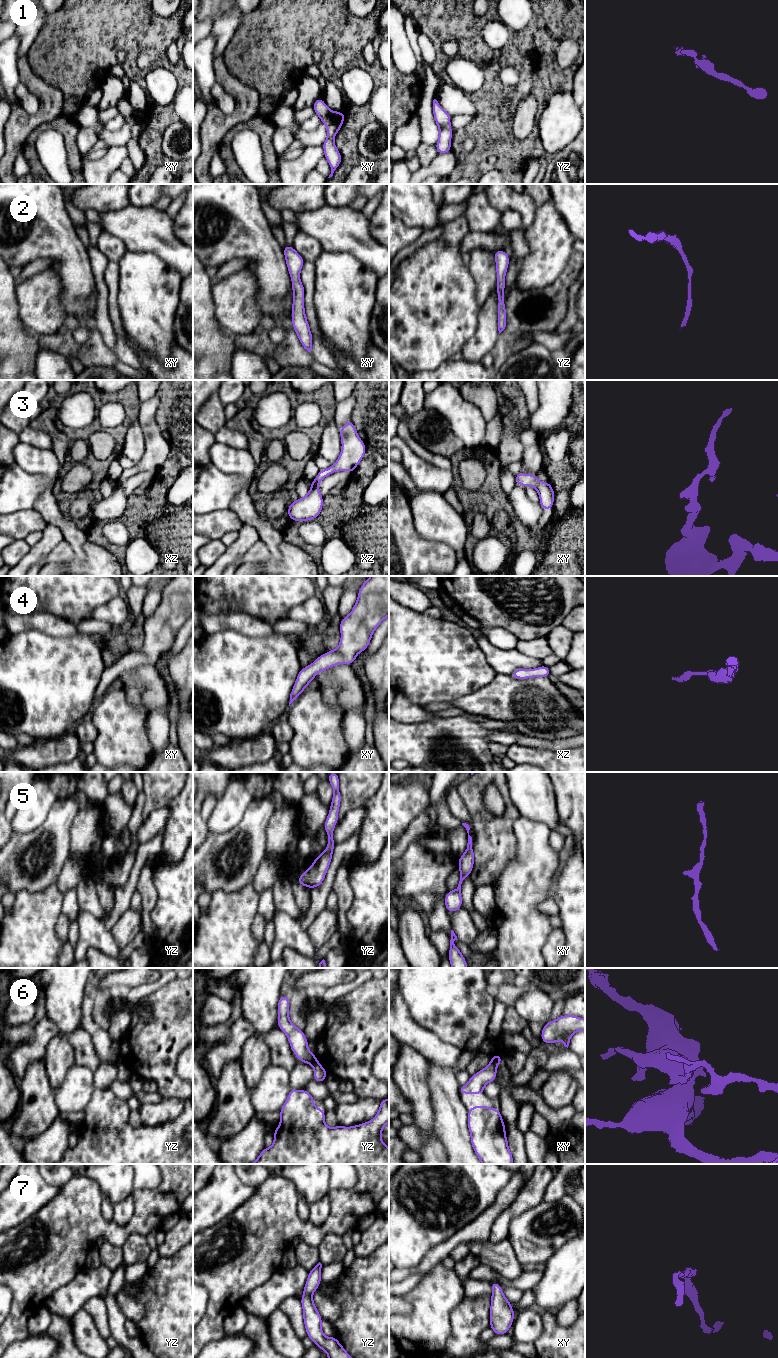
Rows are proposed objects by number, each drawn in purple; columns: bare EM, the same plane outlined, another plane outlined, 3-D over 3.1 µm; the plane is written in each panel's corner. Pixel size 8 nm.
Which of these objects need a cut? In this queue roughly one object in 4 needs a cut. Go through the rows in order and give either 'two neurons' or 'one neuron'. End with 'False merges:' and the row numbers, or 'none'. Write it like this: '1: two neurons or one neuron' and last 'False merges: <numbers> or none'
1: one neuron
2: one neuron
3: one neuron
4: one neuron
5: one neuron
6: two neurons
7: one neuron
False merges: 6

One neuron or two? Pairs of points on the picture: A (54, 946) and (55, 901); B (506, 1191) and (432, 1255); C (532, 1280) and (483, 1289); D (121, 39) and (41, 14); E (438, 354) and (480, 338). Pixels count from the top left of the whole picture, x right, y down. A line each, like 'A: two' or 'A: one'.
A: one
B: one
C: two
D: two
E: two

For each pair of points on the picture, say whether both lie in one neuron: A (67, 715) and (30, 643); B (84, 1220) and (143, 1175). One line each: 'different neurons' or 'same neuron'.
A: same neuron
B: different neurons

